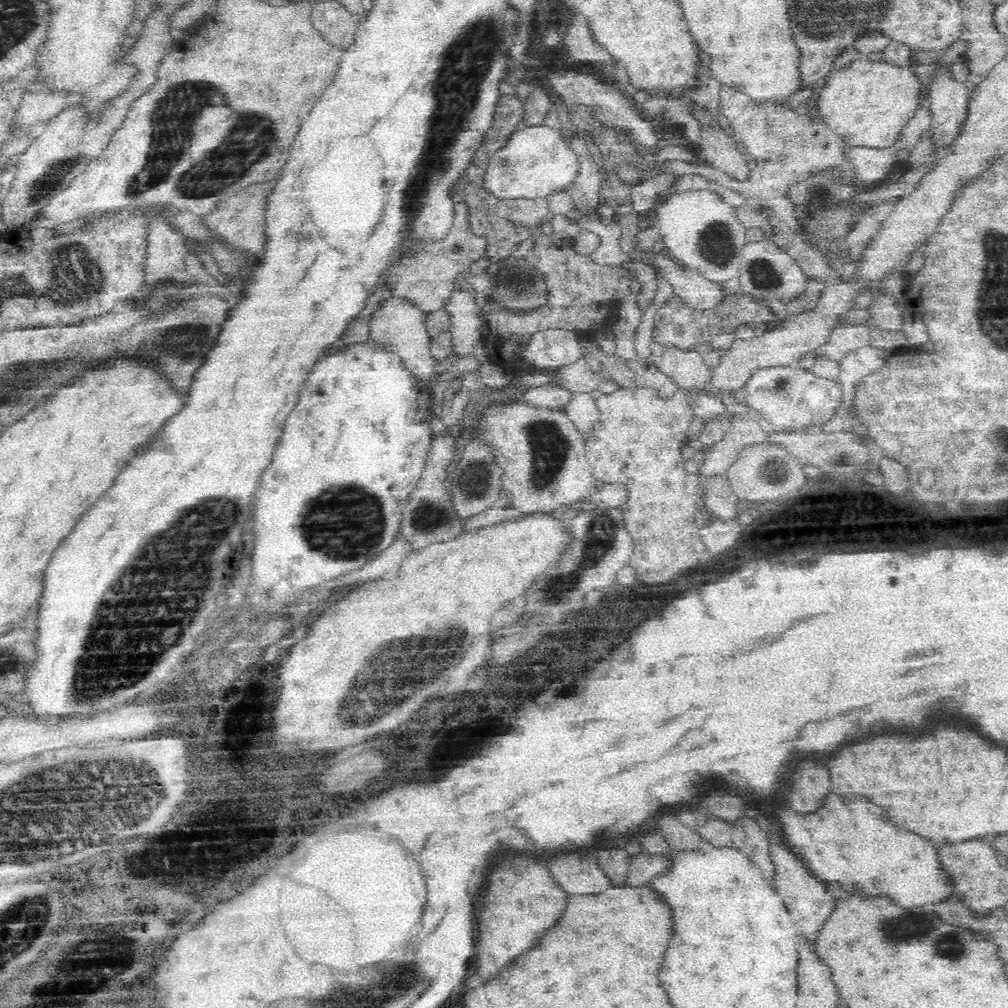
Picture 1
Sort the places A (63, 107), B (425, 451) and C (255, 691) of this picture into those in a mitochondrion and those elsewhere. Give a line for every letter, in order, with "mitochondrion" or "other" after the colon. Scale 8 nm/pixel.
A: other
B: other
C: other

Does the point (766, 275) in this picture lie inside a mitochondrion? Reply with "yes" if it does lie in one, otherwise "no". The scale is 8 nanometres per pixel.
yes

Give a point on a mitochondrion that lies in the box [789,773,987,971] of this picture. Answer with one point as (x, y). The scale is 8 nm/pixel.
(950, 951)

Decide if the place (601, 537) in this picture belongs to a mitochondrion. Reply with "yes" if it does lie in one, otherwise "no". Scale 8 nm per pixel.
yes

